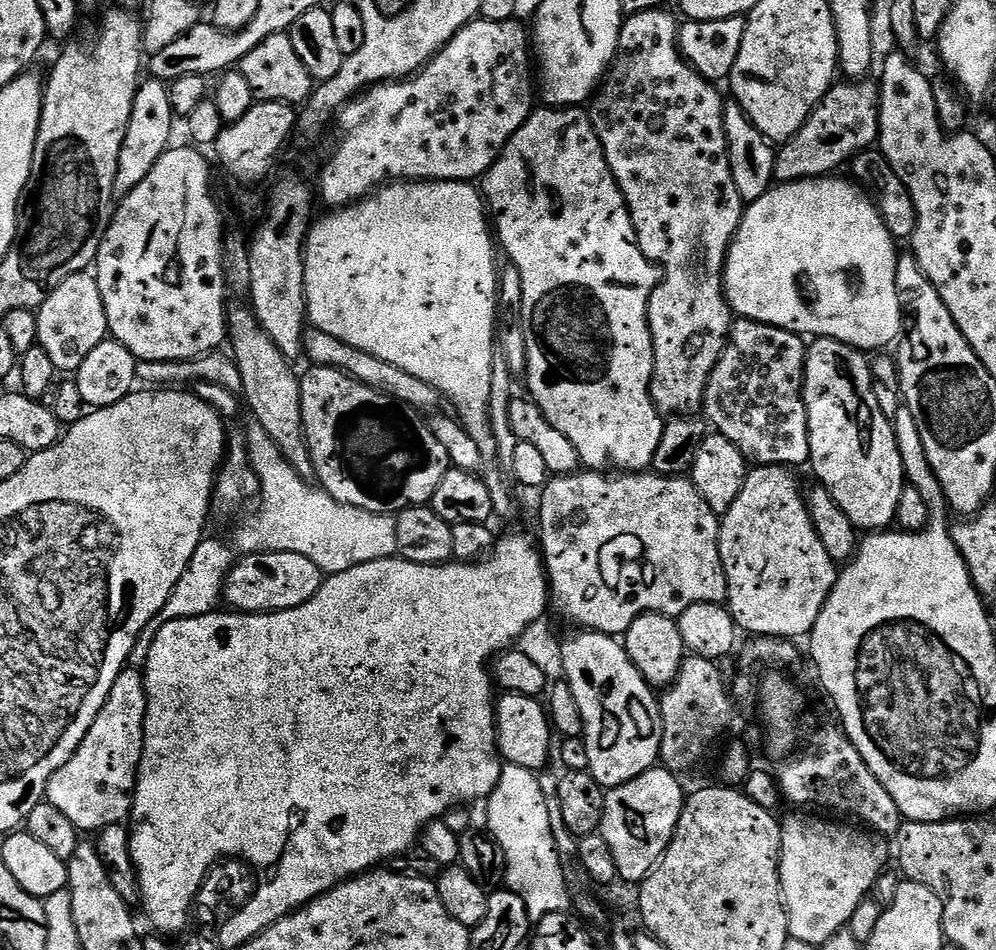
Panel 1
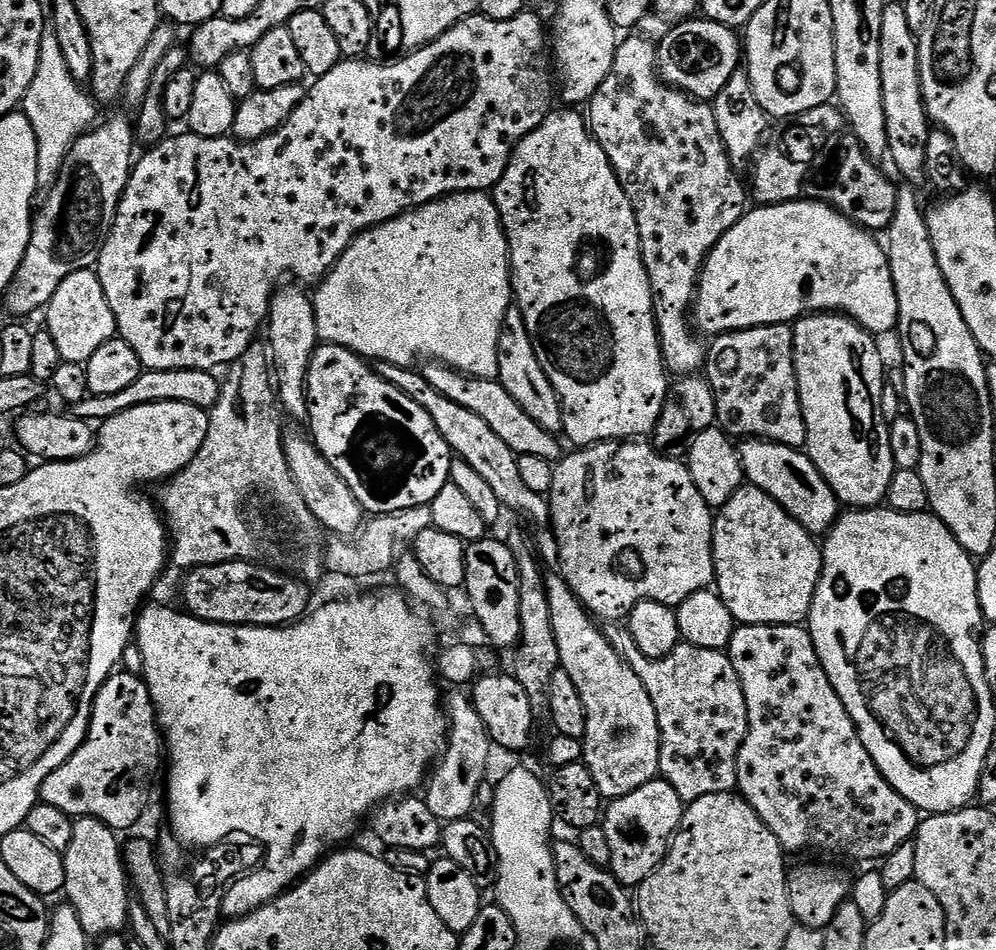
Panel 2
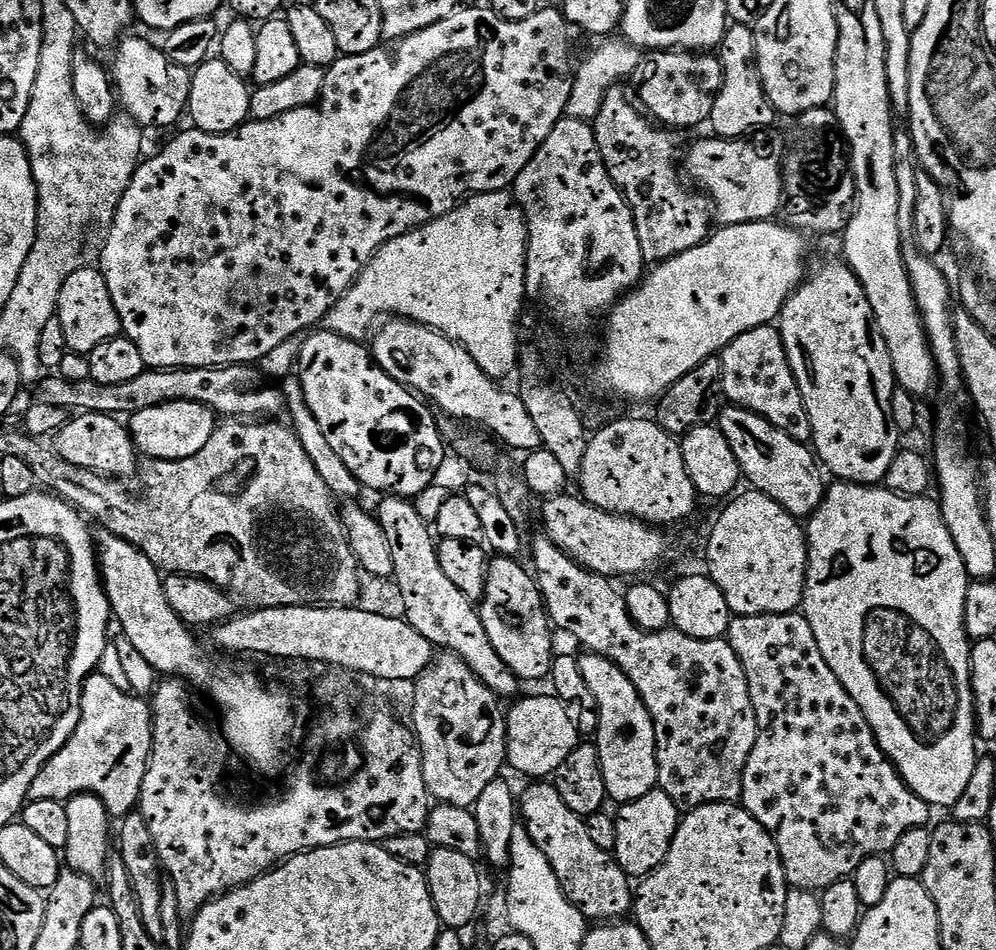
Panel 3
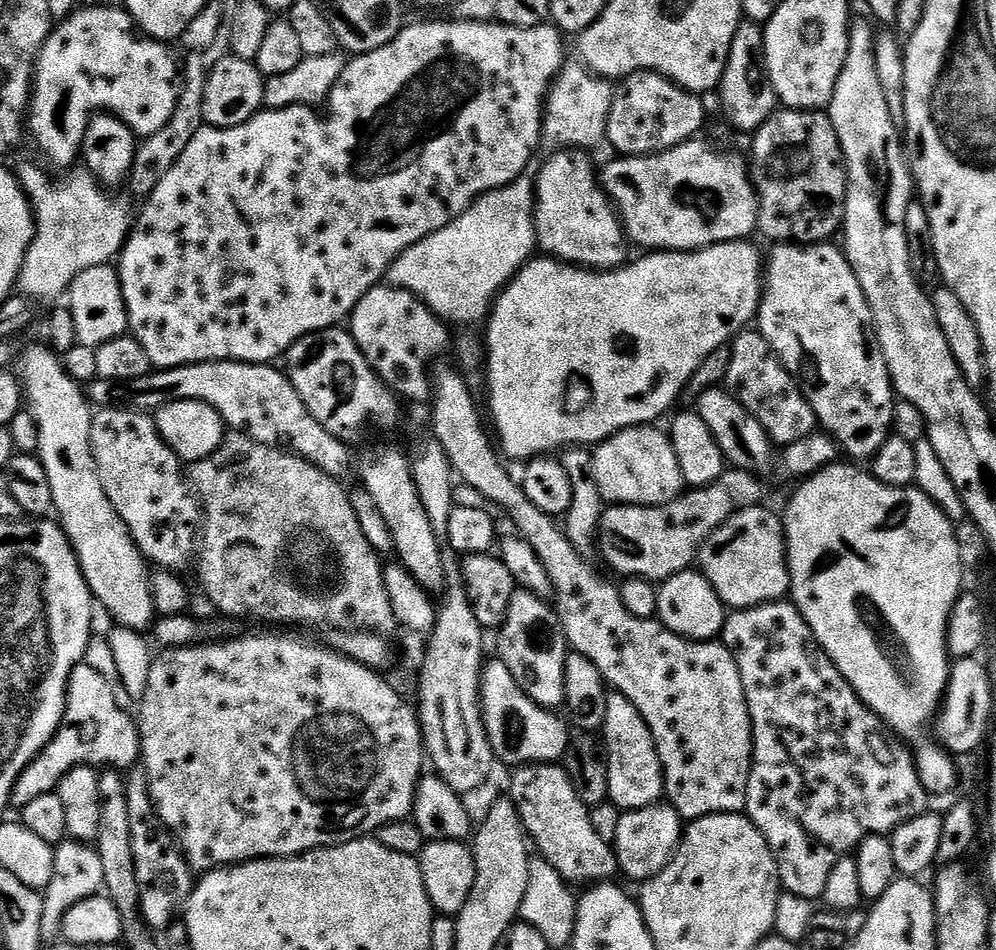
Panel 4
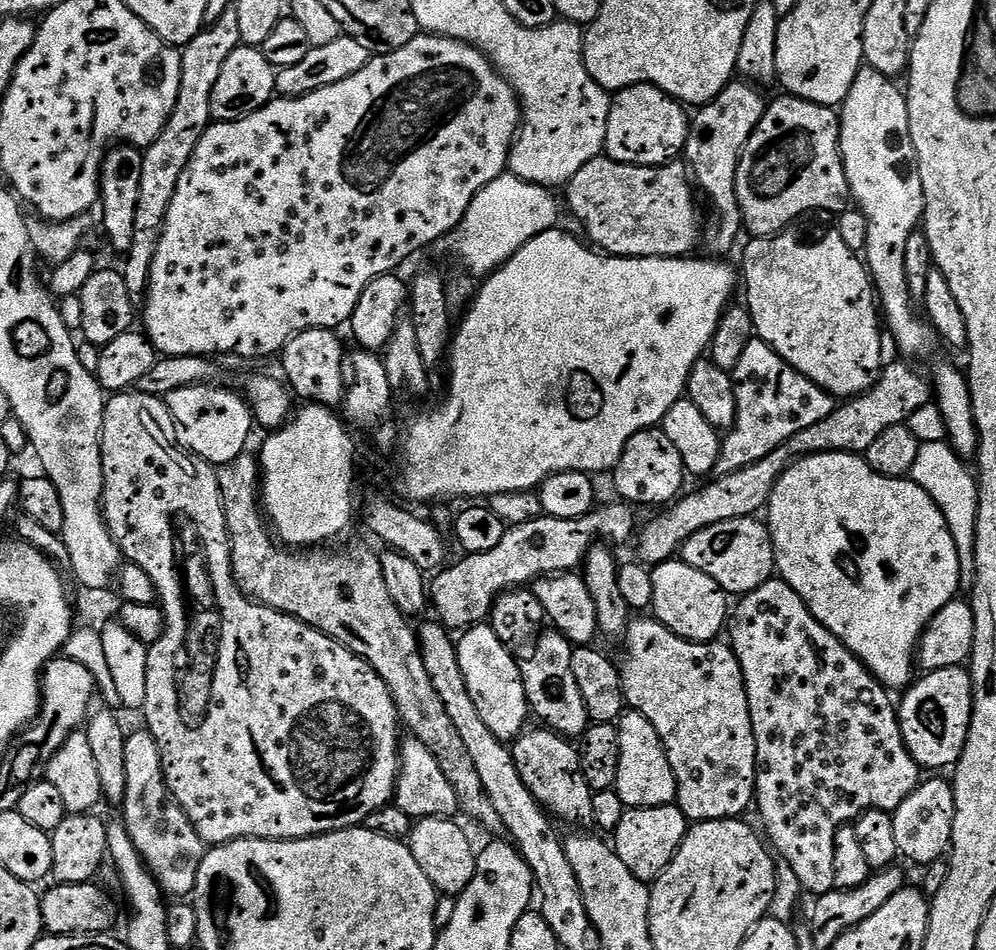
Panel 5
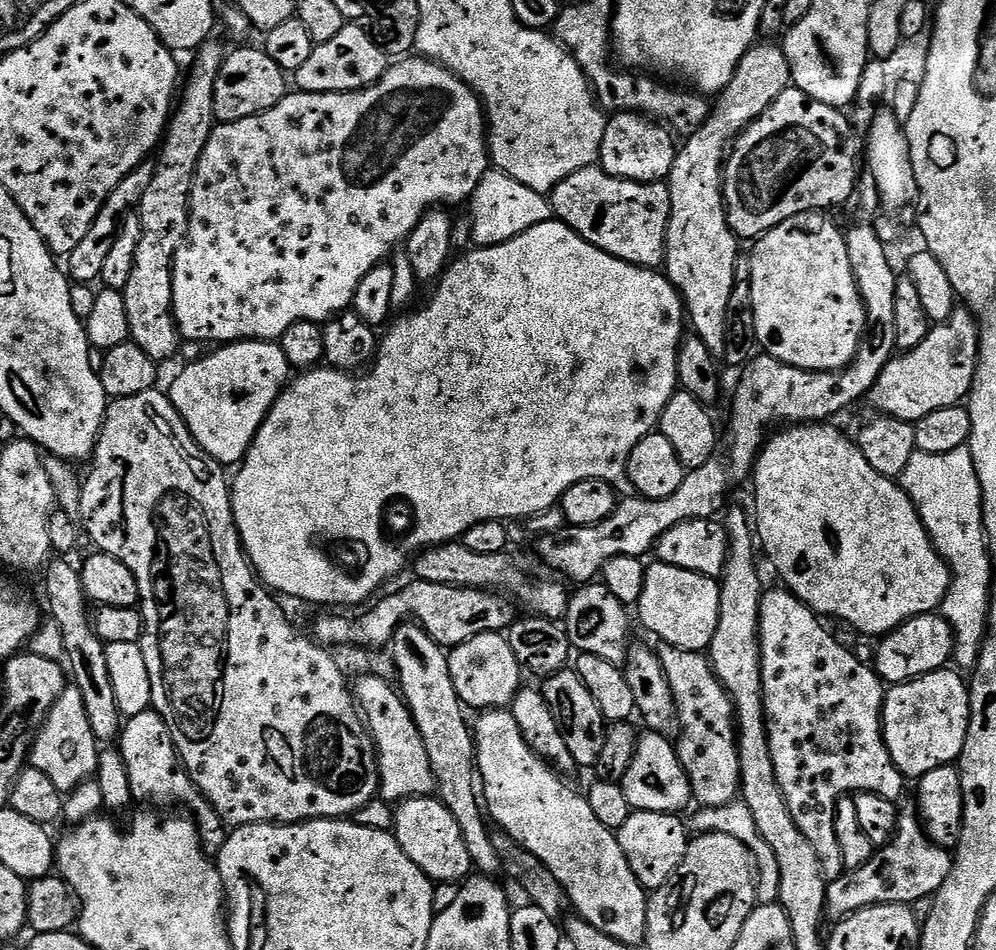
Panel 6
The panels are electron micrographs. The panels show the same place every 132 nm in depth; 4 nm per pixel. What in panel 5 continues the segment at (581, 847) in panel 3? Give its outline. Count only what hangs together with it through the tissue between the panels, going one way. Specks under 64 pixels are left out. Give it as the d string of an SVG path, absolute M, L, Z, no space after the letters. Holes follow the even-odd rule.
M544 726L536 727L540 728L534 729L533 732L521 732L511 745L514 766L518 766L522 782L526 782L530 794L534 794L534 798L544 807L545 812L557 821L591 825L593 790L580 769L579 747L559 732L553 732Z

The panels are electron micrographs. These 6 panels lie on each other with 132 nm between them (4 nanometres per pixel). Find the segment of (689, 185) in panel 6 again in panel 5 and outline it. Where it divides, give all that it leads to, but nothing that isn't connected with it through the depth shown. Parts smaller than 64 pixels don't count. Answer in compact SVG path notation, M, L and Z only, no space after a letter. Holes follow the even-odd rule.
M733 82L725 86L708 104L699 109L697 116L691 117L688 126L688 141L682 153L686 167L695 187L708 199L716 217L706 228L706 244L709 253L724 254L736 244L742 233L740 203L736 197L736 175L740 159L749 138L754 134L758 122L762 122L766 99L759 87L747 82Z

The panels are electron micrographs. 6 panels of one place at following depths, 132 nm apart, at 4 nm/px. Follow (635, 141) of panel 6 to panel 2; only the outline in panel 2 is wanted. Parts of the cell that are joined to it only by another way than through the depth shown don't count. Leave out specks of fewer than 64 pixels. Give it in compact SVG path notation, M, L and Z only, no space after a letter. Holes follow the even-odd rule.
M689 18L672 26L658 43L658 71L661 80L679 88L695 100L711 102L730 82L742 64L742 40L737 29L707 18Z

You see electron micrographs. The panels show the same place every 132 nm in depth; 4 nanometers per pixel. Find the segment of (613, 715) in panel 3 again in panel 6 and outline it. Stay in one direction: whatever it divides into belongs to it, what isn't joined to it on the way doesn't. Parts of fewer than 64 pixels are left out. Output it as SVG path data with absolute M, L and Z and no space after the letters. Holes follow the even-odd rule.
M651 730L639 733L634 762L630 762L630 770L626 770L622 783L626 802L630 802L630 806L637 812L680 814L687 804L693 803L692 787L680 764L673 741Z

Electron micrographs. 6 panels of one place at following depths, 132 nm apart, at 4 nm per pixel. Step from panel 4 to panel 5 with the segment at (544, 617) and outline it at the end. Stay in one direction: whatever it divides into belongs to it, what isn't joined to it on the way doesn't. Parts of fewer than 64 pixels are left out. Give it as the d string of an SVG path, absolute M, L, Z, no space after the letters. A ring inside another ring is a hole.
M548 630L536 637L530 648L532 653L525 660L519 661L531 715L535 719L537 716L540 719L537 721L543 722L551 731L559 732L565 738L583 736L590 723L586 702L582 702L578 682L574 682L574 674L570 671L572 650L573 645L568 643L562 633Z

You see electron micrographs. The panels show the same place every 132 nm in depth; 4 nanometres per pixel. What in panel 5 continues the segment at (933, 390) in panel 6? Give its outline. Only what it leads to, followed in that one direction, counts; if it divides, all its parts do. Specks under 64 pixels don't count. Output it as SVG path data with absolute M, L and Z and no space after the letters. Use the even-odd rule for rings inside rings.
M900 362L904 364L892 364L881 371L880 377L876 380L876 385L872 387L871 392L863 392L861 396L851 397L847 402L841 403L835 410L830 413L822 422L818 422L808 429L794 434L794 438L790 438L782 446L778 446L778 450L774 450L770 454L766 454L766 458L762 458L758 462L754 462L750 466L746 466L737 472L731 472L725 476L716 476L709 479L705 488L700 488L697 492L681 495L667 510L661 514L657 520L652 520L648 525L641 527L638 532L638 540L640 536L640 556L639 559L649 566L662 564L666 560L673 559L683 549L685 542L691 536L698 534L698 530L706 530L706 526L714 526L718 522L726 522L730 518L746 518L747 516L756 516L760 511L767 509L768 499L774 490L774 486L778 482L778 478L784 473L788 465L793 460L800 459L801 456L813 456L819 452L850 452L853 454L867 454L870 445L874 442L874 438L878 438L878 434L882 434L882 430L886 430L890 426L898 426L899 424L907 425L910 414L914 414L914 410L918 410L918 406L926 406L933 399L934 393L927 375L924 376L920 372L915 372L913 365L908 362Z

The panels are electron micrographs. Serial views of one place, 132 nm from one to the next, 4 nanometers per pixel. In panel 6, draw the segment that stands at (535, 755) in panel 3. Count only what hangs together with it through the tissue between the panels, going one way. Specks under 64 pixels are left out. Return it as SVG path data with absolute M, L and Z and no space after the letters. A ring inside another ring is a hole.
M499 632L478 634L448 652L450 678L454 678L454 690L460 703L475 710L504 710L511 705L522 687L522 669L514 650L510 650L507 635Z

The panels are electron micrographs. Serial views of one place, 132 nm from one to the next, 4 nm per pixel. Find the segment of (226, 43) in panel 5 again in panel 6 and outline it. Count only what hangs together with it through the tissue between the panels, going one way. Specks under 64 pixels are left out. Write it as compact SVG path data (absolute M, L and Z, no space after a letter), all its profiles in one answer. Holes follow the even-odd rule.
M212 43L201 44L195 53L197 56L192 64L192 73L185 84L183 81L182 95L158 152L160 160L155 161L154 178L150 178L150 186L146 186L140 199L140 241L138 251L134 253L134 270L130 270L130 282L126 282L122 290L126 318L130 322L128 335L131 343L146 350L146 354L150 354L150 358L157 362L170 359L182 345L180 331L176 329L176 320L172 316L172 263L178 246L182 246L188 233L188 203L196 167L217 123L214 114L214 82L220 67L224 65L226 48Z

